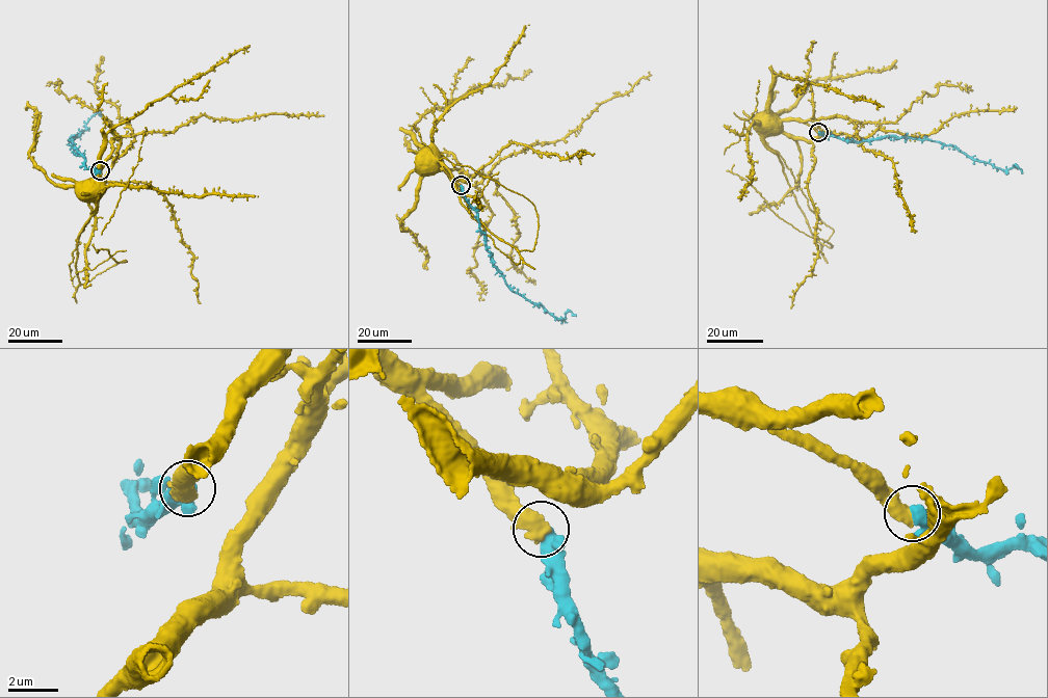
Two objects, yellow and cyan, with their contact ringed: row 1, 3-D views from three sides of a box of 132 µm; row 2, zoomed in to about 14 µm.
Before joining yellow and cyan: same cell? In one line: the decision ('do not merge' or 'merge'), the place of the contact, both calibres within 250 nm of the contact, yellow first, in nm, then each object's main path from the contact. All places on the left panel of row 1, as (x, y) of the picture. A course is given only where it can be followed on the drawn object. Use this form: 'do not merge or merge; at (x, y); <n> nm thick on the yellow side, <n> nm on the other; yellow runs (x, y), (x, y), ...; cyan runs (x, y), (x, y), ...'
merge; at (100, 170); 600 nm thick on the yellow side, 500 nm on the other; yellow runs (100, 170), (96, 210), (77, 245), (80, 284), (127, 262), (116, 262), (108, 250), (96, 250), (93, 244); cyan runs (100, 170), (96, 173), (82, 165), (84, 158), (68, 140), (78, 137), (93, 115), (101, 115)

